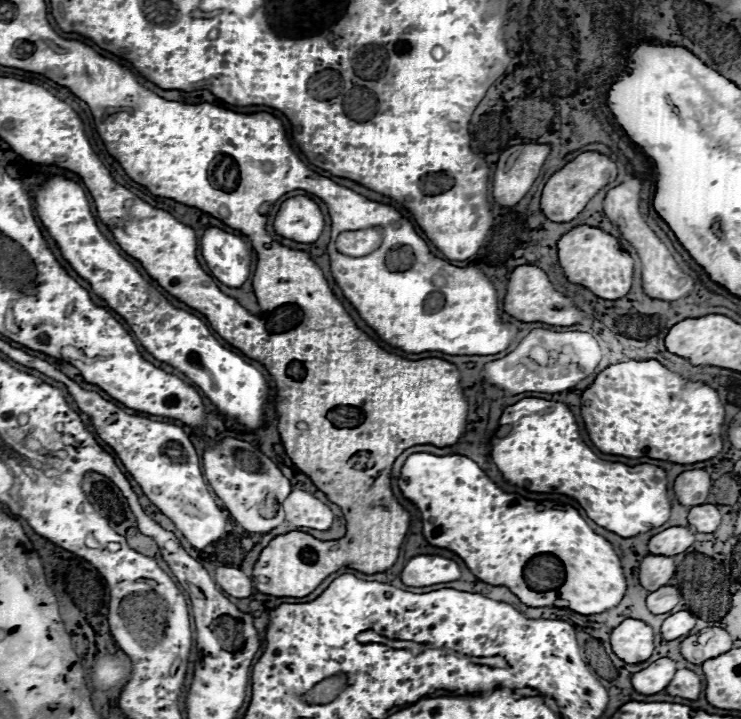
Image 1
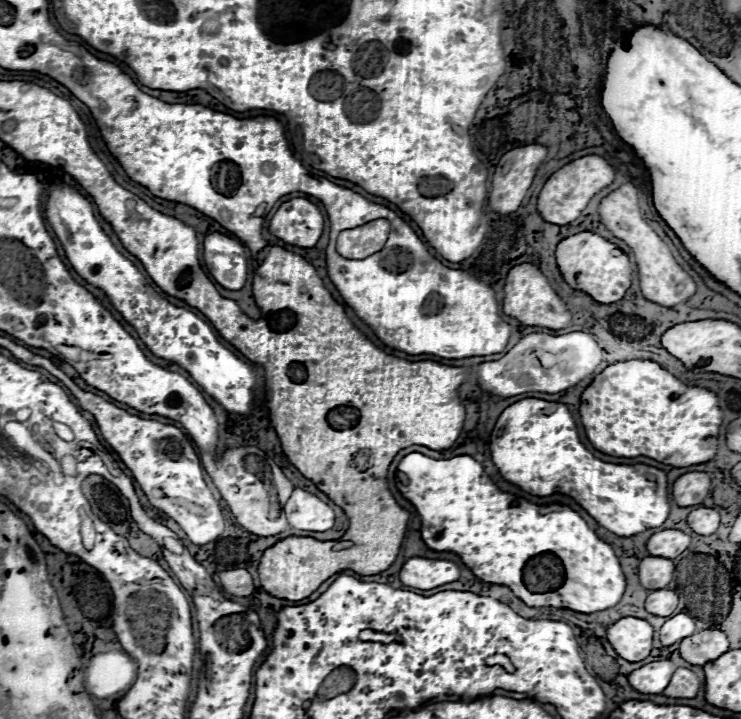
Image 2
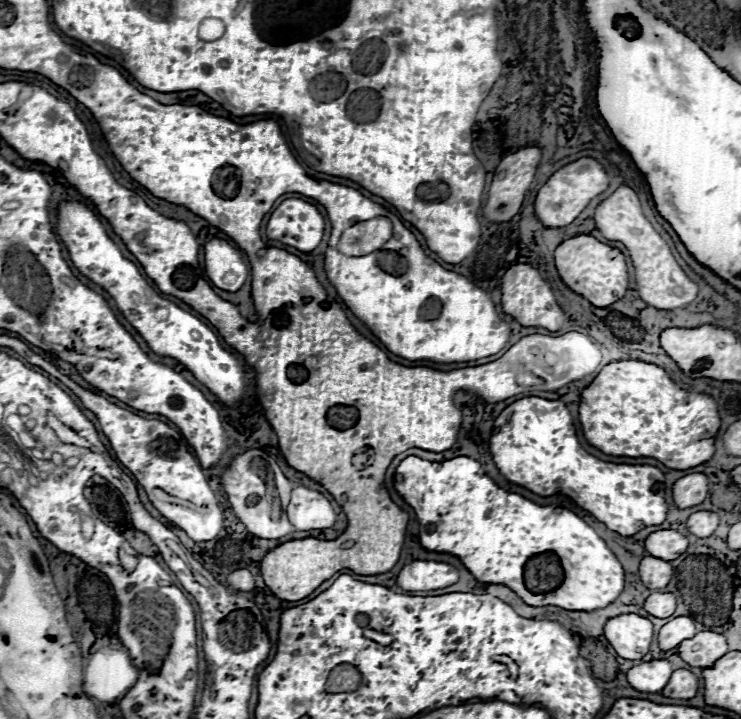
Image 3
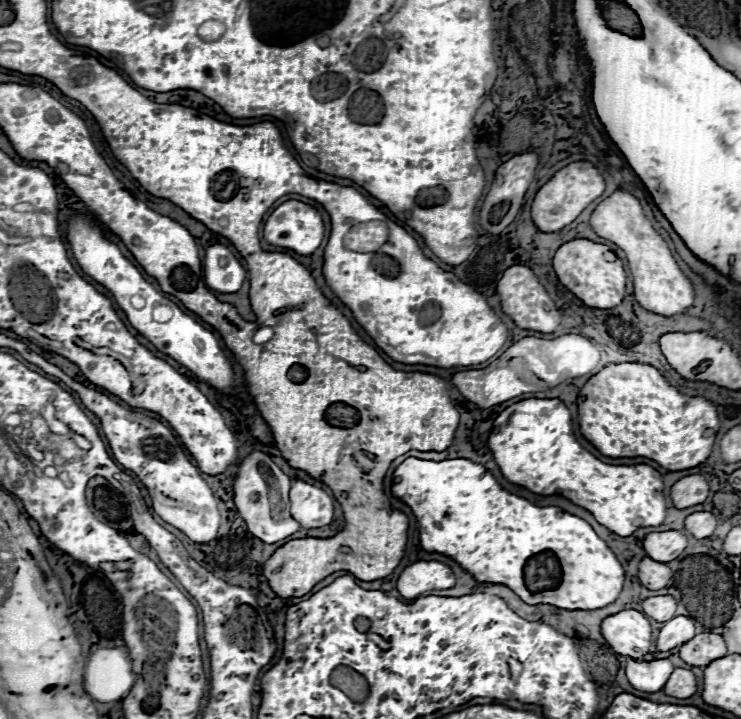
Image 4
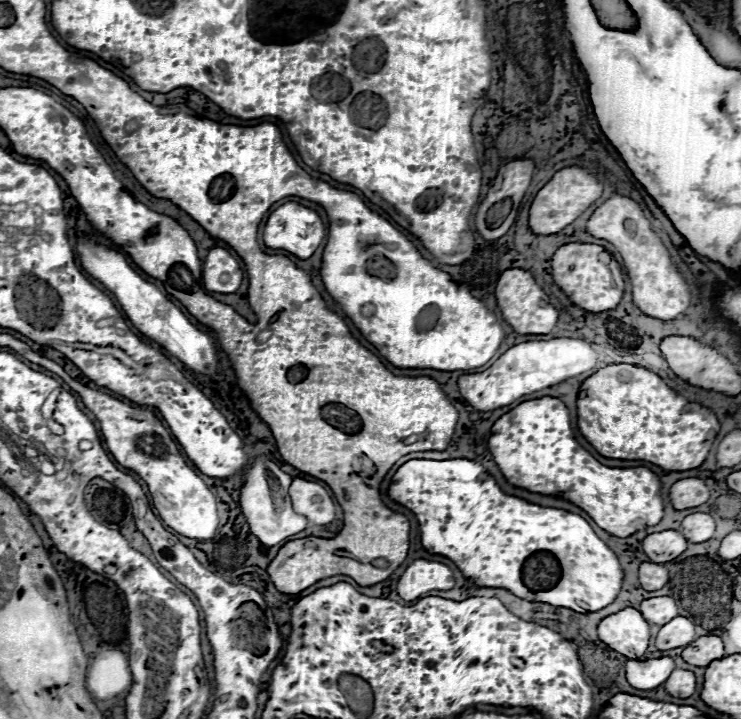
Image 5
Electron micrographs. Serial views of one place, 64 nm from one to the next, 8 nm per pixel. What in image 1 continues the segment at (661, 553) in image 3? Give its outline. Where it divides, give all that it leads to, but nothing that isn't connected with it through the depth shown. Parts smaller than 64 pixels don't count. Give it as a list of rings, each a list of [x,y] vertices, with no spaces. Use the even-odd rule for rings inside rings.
[[[666,528],[664,532],[656,534],[648,542],[650,552],[660,552],[660,556],[676,556],[690,548],[694,542],[694,534],[688,528]]]

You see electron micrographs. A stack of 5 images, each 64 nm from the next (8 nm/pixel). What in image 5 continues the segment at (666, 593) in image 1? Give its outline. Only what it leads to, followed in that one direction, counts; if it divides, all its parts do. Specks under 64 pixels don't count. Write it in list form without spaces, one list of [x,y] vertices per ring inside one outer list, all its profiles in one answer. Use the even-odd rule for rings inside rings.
[[[658,596],[658,598],[644,600],[640,604],[640,612],[650,624],[658,624],[658,626],[664,626],[668,620],[678,616],[676,602],[670,596]]]

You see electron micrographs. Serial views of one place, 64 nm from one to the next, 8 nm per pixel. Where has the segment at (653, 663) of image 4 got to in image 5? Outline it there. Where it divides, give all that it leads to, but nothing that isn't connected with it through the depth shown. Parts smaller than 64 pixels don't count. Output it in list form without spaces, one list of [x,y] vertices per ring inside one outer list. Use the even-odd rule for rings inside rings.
[[[650,658],[626,664],[626,678],[634,688],[652,690],[668,680],[674,670],[672,658]]]

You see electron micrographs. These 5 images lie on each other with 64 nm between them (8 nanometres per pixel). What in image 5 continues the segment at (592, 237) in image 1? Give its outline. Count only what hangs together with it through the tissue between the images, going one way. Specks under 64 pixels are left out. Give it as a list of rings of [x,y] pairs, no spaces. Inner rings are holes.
[[[564,244],[552,256],[552,276],[570,302],[586,312],[600,314],[618,306],[624,292],[624,274],[612,256],[596,244]]]

